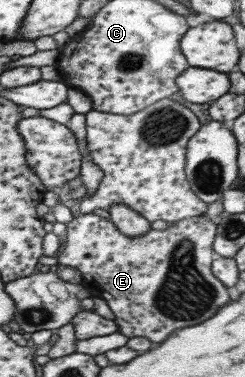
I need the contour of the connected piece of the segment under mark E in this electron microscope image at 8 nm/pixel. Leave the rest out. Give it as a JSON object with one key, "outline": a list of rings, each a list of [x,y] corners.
{"outline":[[[81,213],[81,216],[73,218],[69,223],[66,223],[66,240],[62,244],[60,251],[57,253],[56,260],[57,265],[65,265],[67,267],[73,267],[81,273],[81,284],[93,297],[99,297],[105,301],[108,305],[111,313],[113,313],[113,321],[116,323],[116,327],[119,329],[118,332],[122,333],[127,339],[130,337],[146,337],[153,343],[161,343],[167,339],[167,335],[175,329],[181,329],[181,327],[187,327],[187,325],[197,325],[209,317],[216,315],[216,311],[227,305],[229,300],[229,293],[227,293],[227,287],[225,287],[212,273],[210,270],[210,263],[217,257],[213,251],[212,242],[215,238],[216,225],[207,219],[206,216],[194,216],[186,217],[186,219],[179,221],[171,221],[173,224],[168,226],[164,231],[154,231],[149,229],[147,234],[139,237],[127,237],[119,233],[117,229],[109,219],[97,216],[92,213]]]}

